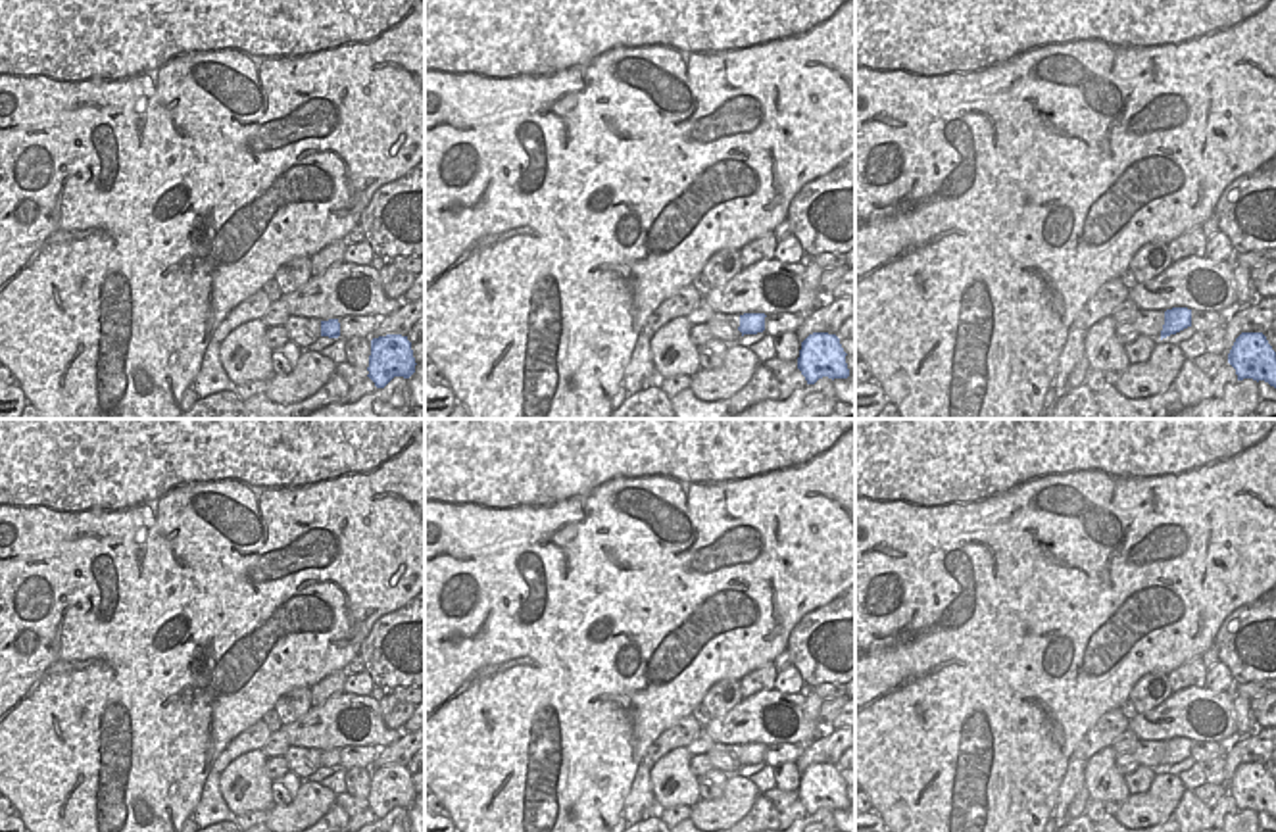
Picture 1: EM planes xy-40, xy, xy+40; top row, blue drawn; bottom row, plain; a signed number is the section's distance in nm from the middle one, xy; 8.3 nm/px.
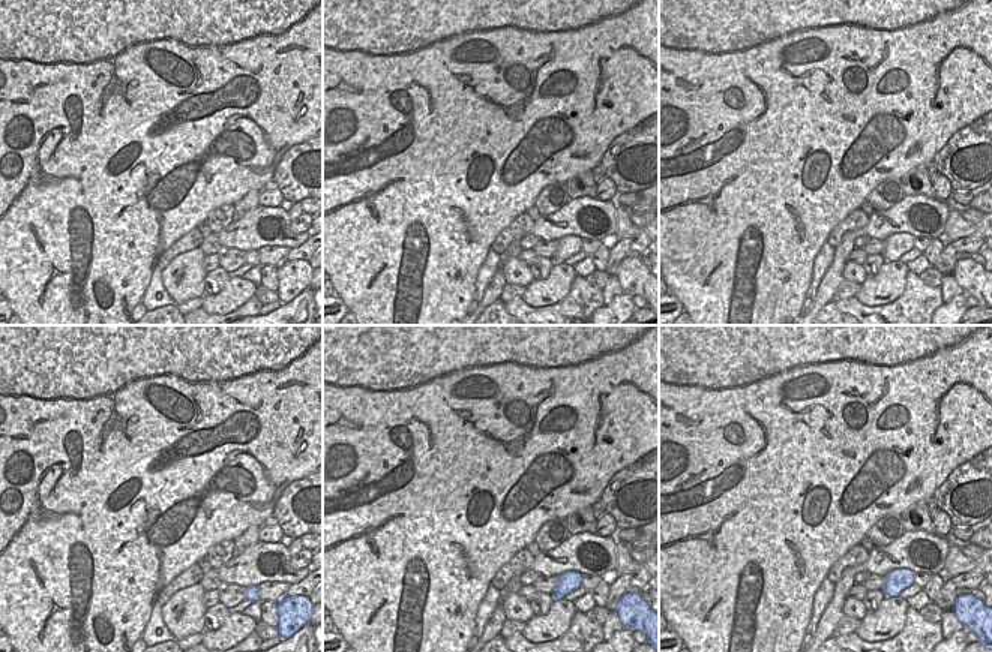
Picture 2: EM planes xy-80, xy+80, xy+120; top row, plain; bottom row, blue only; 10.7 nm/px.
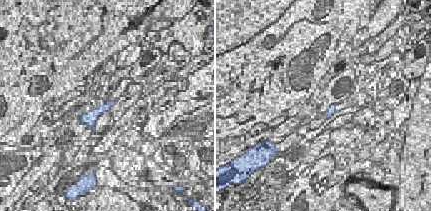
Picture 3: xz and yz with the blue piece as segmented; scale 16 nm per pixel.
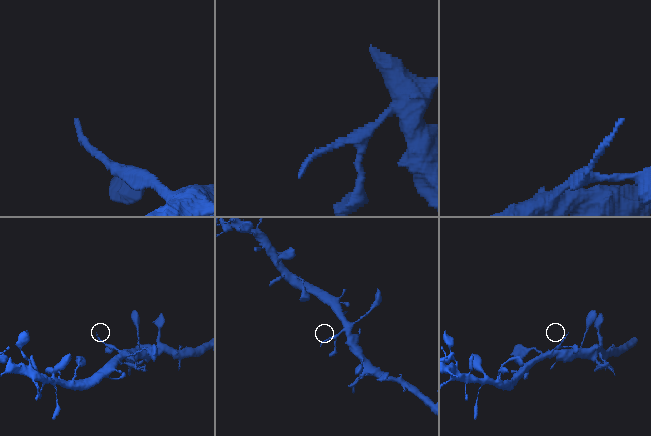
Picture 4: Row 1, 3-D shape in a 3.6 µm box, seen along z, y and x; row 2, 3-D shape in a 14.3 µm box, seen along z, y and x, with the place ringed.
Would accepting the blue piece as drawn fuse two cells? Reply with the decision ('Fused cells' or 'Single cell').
Single cell.

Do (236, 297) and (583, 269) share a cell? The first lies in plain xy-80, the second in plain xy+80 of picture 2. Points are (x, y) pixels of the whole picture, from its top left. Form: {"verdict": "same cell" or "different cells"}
{"verdict": "different cells"}

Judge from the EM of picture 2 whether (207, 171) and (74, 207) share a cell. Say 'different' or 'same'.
same

